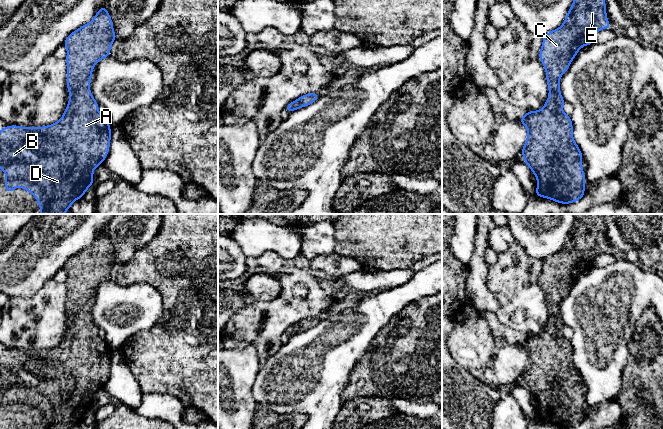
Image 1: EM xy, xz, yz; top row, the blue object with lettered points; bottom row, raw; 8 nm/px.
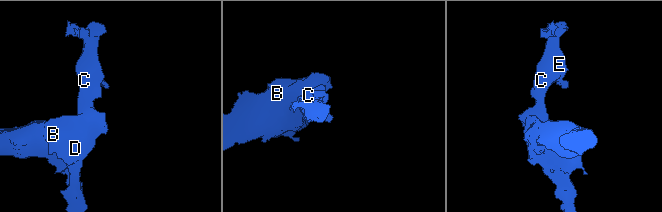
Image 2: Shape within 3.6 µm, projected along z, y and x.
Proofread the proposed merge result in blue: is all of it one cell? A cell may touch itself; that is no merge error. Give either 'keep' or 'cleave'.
keep

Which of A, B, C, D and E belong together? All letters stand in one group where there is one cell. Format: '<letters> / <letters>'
A B C D E

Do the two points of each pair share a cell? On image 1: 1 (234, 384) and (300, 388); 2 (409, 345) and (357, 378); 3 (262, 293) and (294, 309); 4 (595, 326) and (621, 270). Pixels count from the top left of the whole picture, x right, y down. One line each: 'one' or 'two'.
1: one
2: one
3: two
4: one

